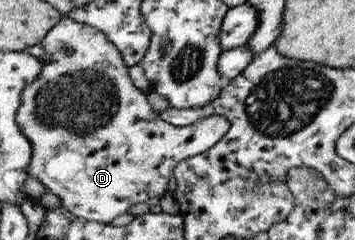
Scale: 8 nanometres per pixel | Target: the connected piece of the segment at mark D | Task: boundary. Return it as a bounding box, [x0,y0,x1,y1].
[18,16,230,224]

